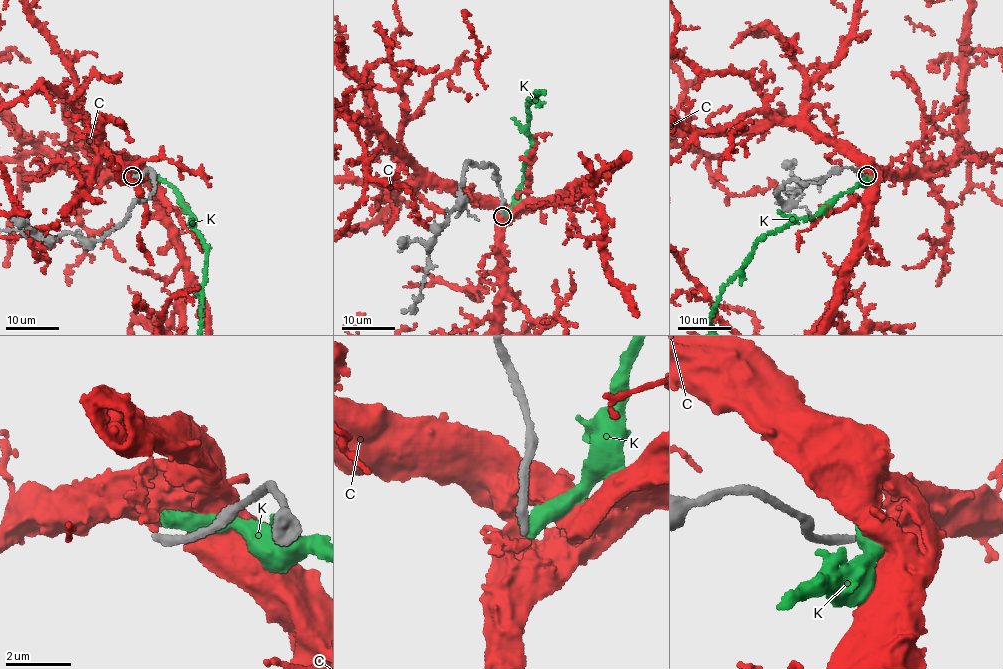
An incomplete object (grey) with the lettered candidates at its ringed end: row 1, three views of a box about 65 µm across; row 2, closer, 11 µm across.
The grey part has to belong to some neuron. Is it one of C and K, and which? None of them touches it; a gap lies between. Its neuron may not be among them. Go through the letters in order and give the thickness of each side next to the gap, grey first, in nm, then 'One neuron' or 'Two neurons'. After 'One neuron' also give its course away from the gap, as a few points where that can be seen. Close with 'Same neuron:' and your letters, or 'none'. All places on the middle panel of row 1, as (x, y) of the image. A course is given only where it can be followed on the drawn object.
C: Thickness 240 nm (grey) against 260 nm. Two neurons
K: Thickness 240 nm (grey) against 480 nm. Two neurons
Same neuron: none

